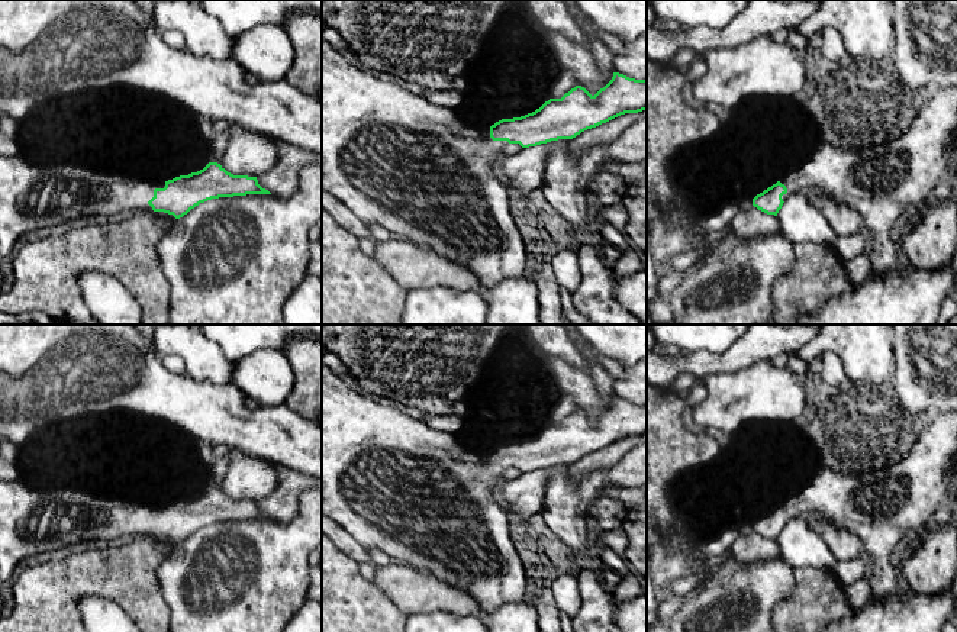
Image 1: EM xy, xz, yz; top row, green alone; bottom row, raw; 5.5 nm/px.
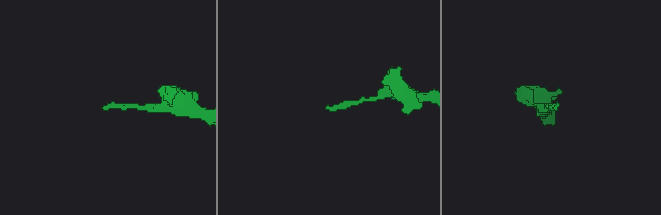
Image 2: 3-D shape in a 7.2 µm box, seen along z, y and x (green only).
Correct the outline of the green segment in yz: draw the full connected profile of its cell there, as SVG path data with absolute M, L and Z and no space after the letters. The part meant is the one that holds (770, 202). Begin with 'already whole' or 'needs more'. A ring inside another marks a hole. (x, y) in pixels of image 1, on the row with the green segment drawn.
needs more | M957 87L937 88L919 99L909 129L883 144L860 149L847 149L821 144L812 157L799 168L786 174L780 181L757 194L753 206L777 216L783 203L795 193L819 191L829 199L856 210L871 232L870 251L873 268L870 275L892 271L900 258L890 230L896 219L921 203L935 184L948 174L945 152L956 145L957 138Z

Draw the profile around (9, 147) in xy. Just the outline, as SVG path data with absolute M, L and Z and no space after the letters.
M0 132L0 157L16 157L20 155L20 146L16 139L7 138Z

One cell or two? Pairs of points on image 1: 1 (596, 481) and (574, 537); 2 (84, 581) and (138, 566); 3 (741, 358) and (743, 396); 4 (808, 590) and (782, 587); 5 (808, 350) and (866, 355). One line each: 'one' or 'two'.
1: one
2: one
3: two
4: two
5: one

